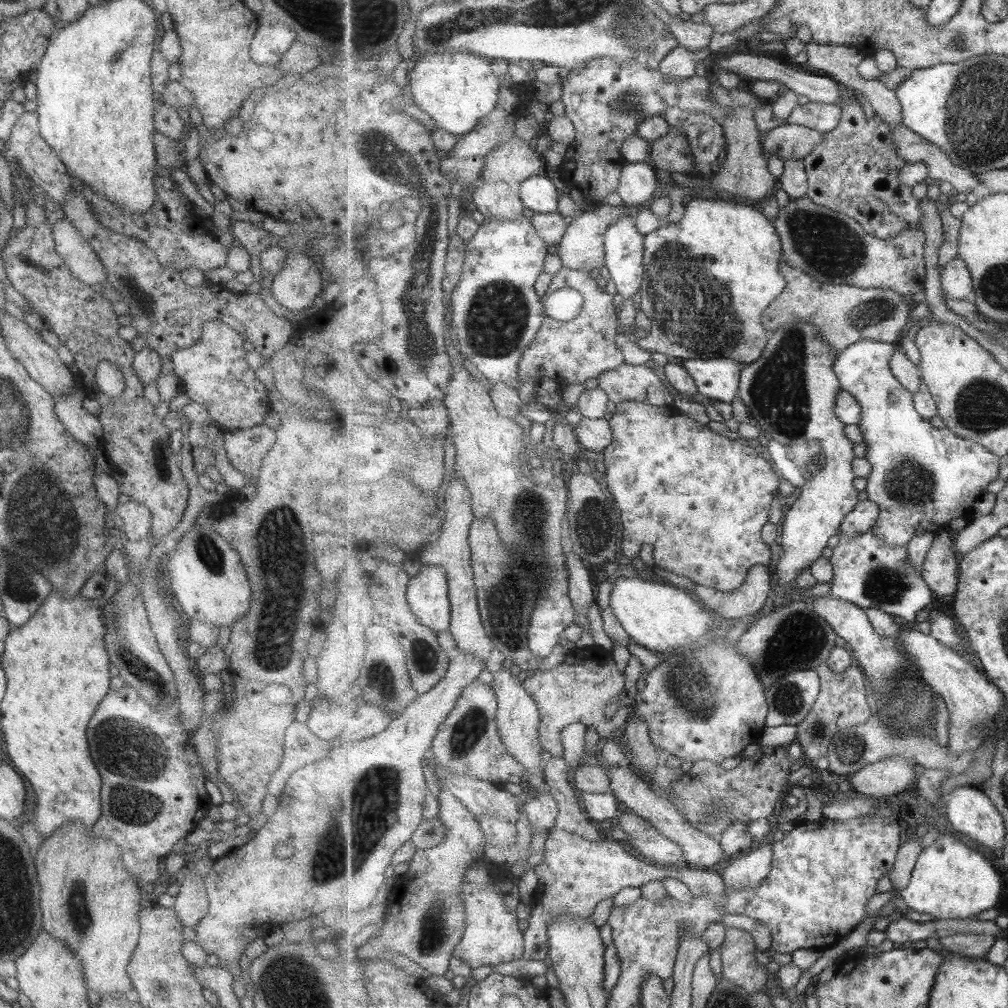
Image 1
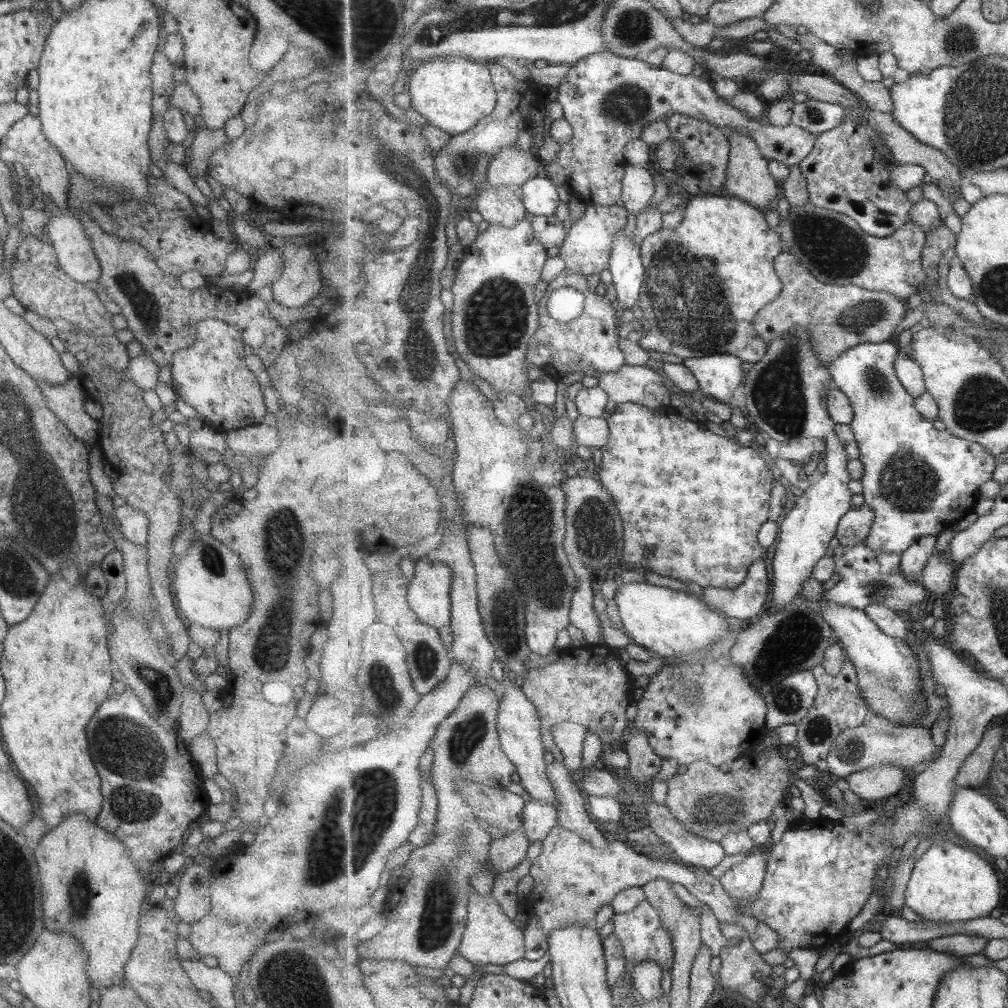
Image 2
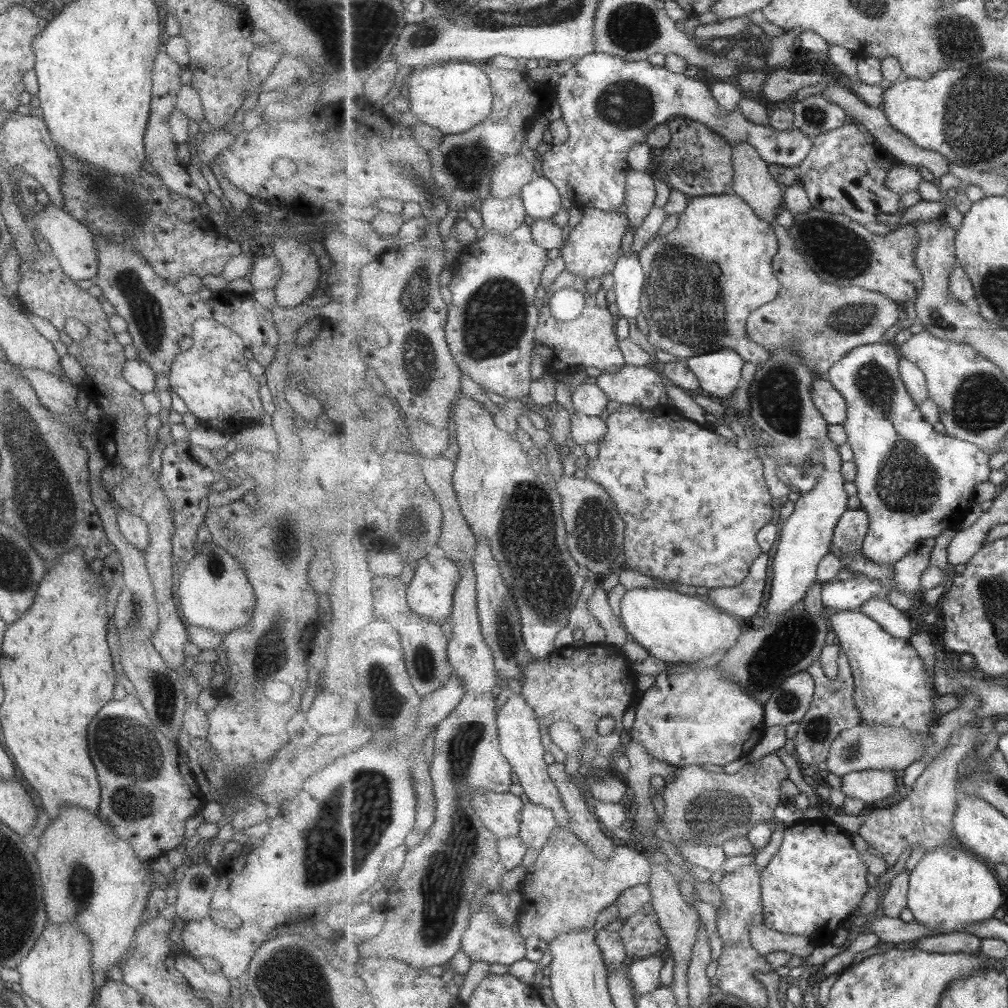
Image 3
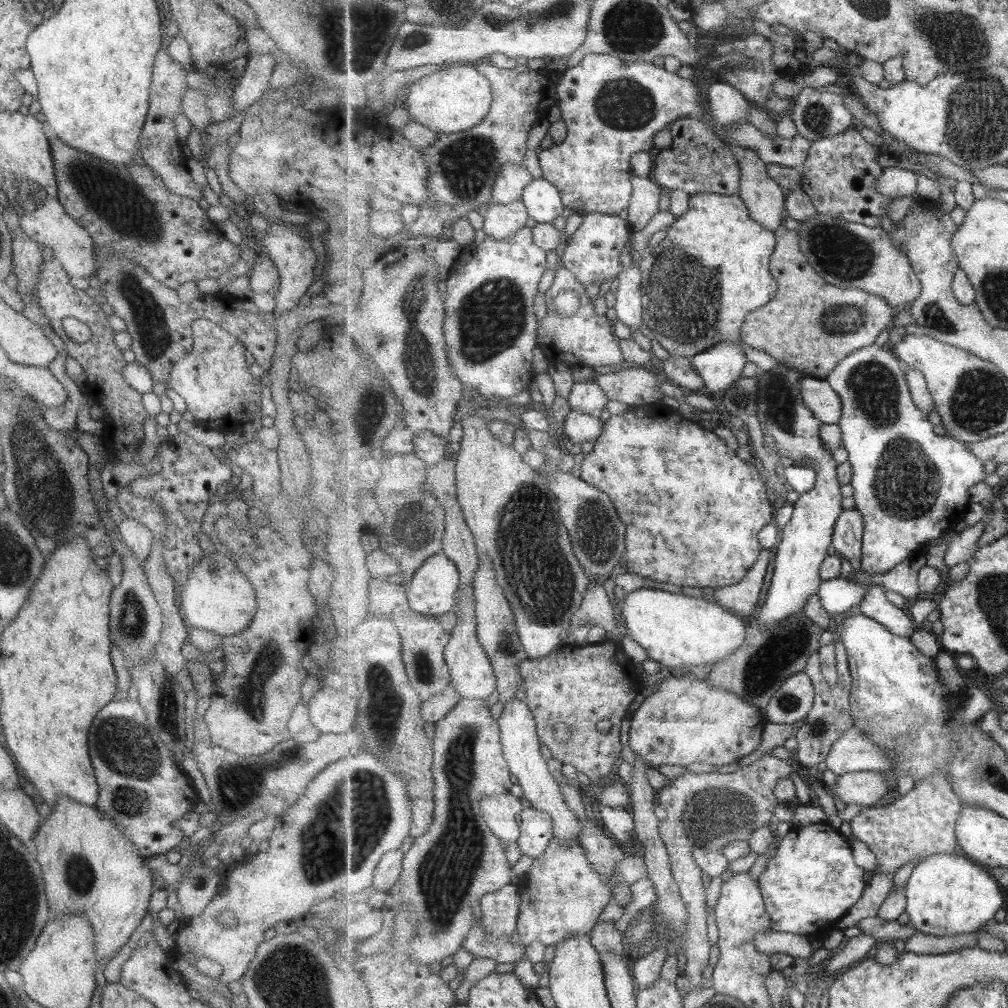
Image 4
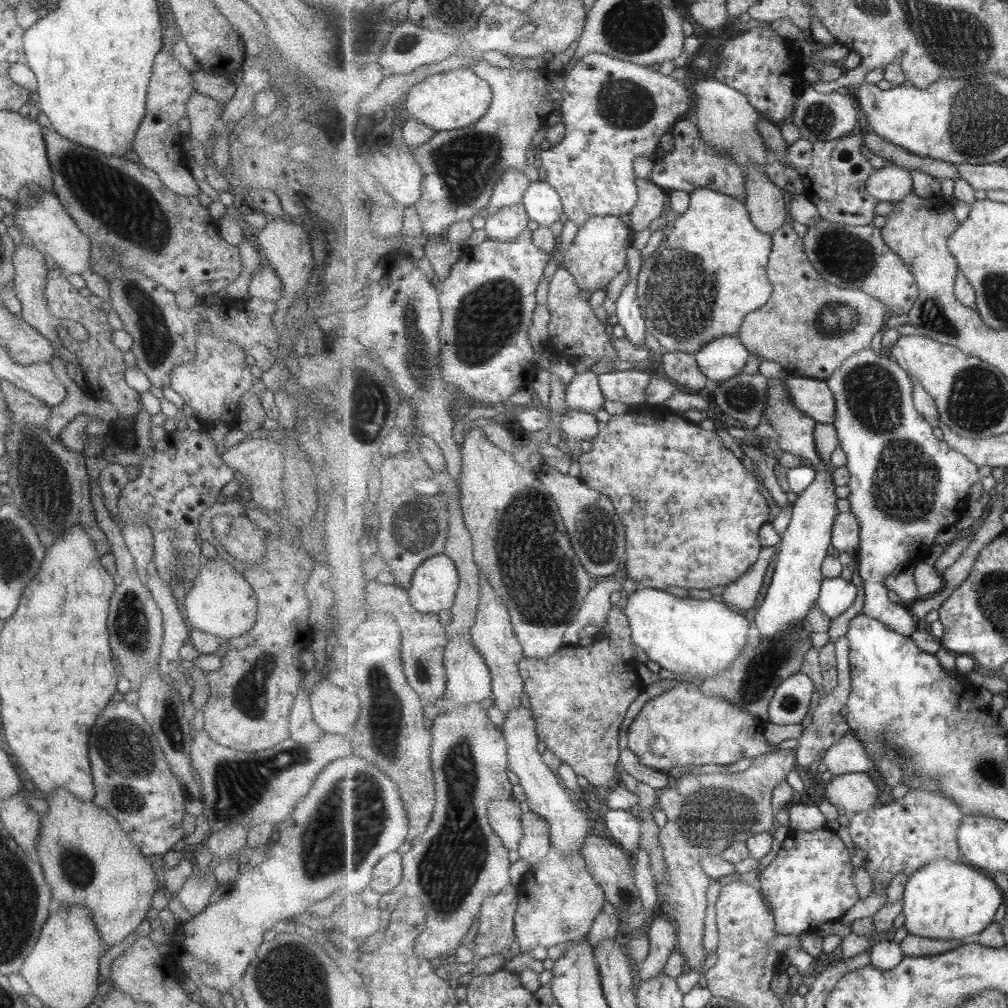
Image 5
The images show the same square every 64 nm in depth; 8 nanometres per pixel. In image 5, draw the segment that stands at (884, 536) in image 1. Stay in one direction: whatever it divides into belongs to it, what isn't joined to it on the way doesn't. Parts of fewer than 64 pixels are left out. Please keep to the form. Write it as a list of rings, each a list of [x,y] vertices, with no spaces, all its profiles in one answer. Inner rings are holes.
[[[872,347],[854,354],[843,363],[827,381],[837,399],[837,420],[835,426],[846,454],[846,467],[850,470],[851,480],[847,496],[850,511],[859,521],[860,549],[859,575],[865,586],[863,614],[880,620],[890,629],[905,636],[917,631],[913,614],[905,607],[889,600],[889,587],[886,578],[897,567],[909,563],[923,563],[931,554],[931,548],[942,531],[955,527],[957,520],[969,510],[969,490],[975,482],[982,479],[979,467],[963,453],[955,451],[944,439],[939,440],[933,432],[933,425],[918,412],[914,404],[914,380],[897,361],[880,355]]]

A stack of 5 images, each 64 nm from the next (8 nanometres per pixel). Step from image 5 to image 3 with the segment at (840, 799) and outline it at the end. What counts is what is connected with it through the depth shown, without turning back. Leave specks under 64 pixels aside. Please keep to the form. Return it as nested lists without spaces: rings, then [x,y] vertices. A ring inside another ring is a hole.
[[[865,770],[849,772],[841,777],[841,791],[846,798],[858,798],[867,804],[875,804],[891,796],[897,788],[895,770]]]

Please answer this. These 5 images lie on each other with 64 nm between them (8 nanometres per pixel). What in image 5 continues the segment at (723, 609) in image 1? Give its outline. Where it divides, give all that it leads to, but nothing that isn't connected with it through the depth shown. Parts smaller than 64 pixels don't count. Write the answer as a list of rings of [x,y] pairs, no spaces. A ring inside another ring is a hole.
[[[763,547],[756,563],[750,566],[741,578],[725,588],[723,602],[739,611],[751,610],[761,596],[761,588],[765,586],[767,568],[778,553],[774,547]]]

